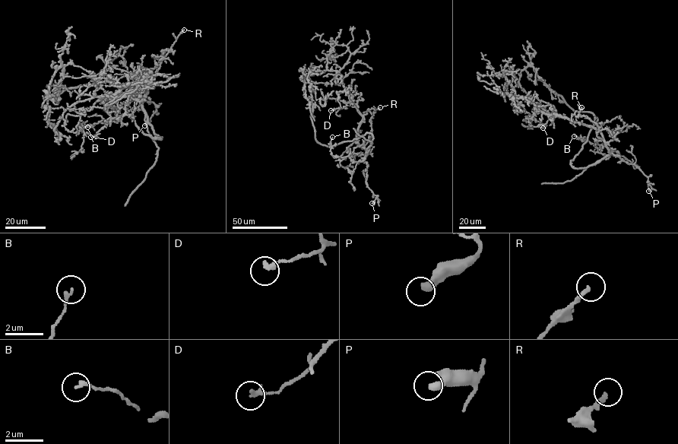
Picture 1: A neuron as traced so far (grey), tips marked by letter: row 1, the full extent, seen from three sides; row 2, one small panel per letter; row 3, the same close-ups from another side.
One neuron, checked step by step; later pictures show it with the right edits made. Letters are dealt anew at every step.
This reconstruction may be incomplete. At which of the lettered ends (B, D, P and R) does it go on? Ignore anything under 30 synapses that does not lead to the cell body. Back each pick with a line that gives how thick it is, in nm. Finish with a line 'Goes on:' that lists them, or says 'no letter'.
Goes on: no letter

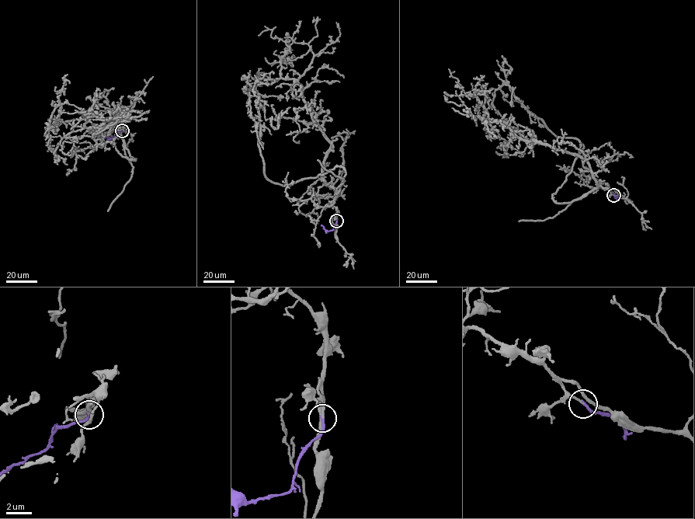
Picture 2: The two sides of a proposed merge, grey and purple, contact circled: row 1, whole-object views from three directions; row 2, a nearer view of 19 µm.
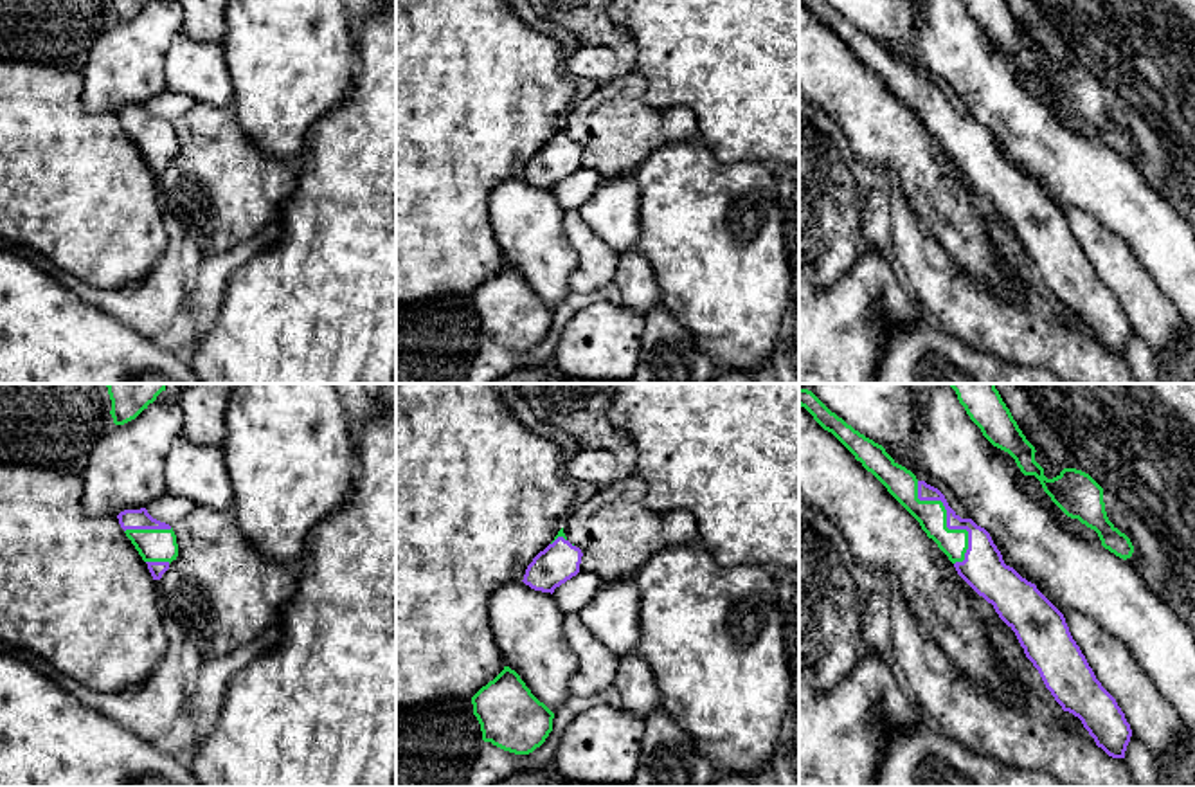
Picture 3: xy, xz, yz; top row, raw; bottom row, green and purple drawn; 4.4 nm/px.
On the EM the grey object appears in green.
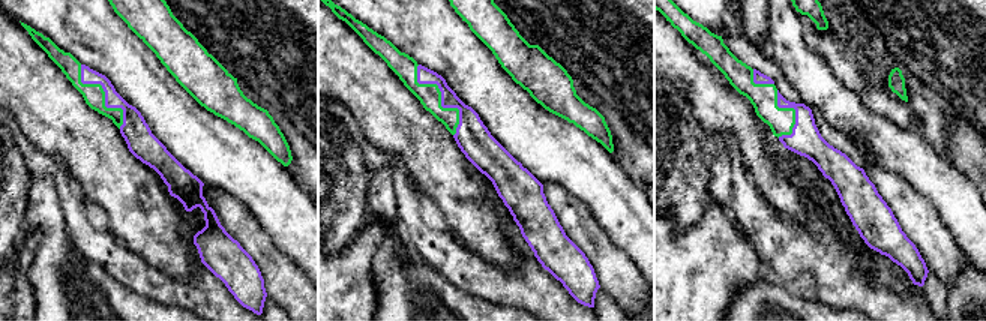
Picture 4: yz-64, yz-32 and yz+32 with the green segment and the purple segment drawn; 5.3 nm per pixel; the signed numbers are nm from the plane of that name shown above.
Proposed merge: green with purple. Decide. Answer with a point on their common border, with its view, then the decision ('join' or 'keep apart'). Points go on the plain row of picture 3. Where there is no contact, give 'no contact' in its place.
yz (945, 117) | join

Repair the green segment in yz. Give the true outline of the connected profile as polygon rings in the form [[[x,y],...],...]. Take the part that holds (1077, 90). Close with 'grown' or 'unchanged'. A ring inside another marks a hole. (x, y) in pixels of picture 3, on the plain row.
[[[961,0],[983,32],[1008,49],[1024,72],[1035,72],[1051,97],[1071,115],[1094,126],[1101,142],[1127,157],[1134,149],[1130,135],[1107,113],[1103,85],[1085,68],[1064,65],[1047,76],[1035,58],[1035,43],[1026,36],[1006,0]]] | unchanged

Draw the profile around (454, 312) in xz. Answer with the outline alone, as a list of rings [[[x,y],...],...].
[[[472,295],[396,306],[396,384],[463,384],[482,339]]]

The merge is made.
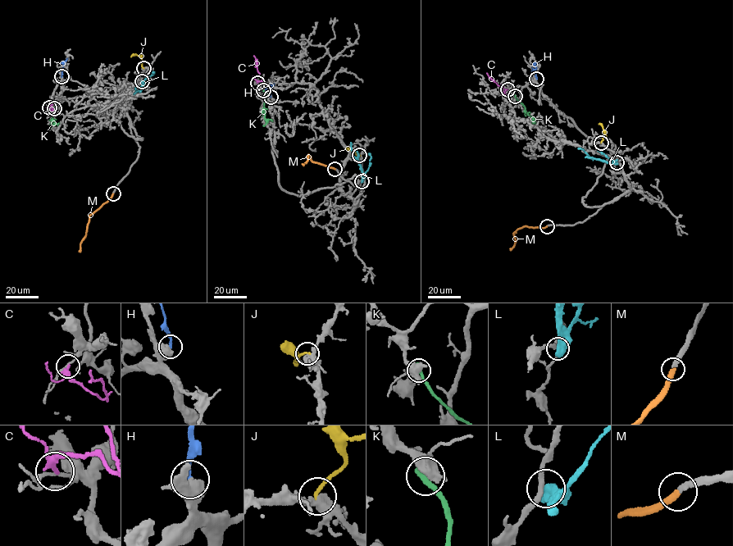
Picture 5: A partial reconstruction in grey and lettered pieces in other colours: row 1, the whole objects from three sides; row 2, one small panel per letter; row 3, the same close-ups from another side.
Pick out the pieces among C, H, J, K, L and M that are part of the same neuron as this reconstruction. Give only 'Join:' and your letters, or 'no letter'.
Join: M

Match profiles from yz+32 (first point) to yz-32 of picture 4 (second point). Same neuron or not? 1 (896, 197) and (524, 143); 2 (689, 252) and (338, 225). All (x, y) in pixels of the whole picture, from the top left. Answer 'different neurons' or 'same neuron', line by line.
1: different neurons
2: different neurons

